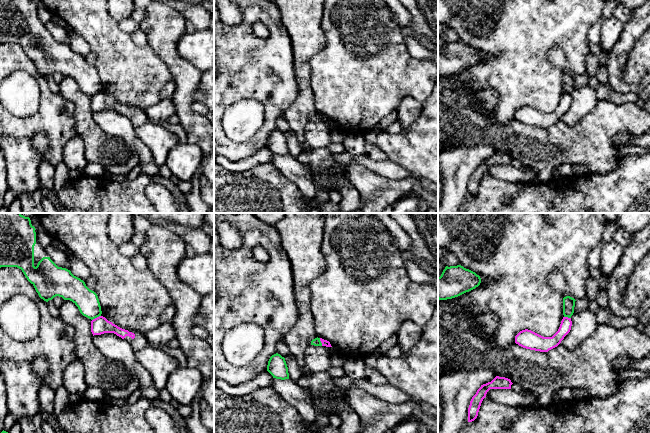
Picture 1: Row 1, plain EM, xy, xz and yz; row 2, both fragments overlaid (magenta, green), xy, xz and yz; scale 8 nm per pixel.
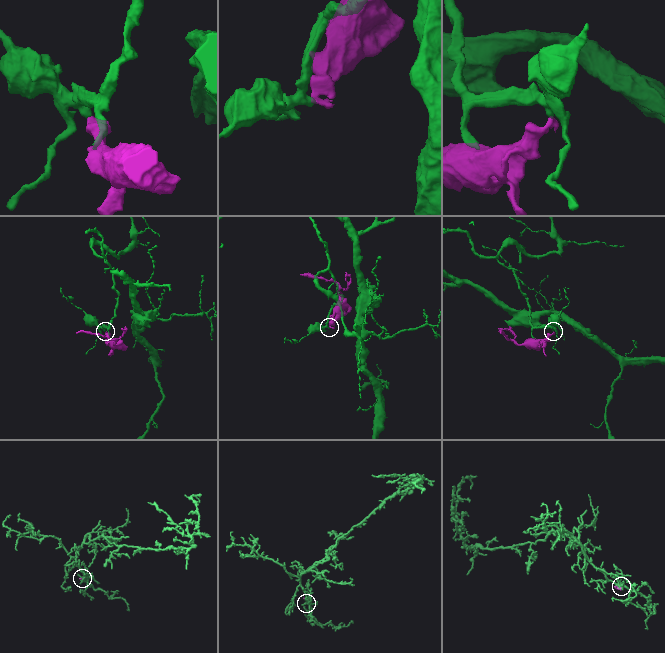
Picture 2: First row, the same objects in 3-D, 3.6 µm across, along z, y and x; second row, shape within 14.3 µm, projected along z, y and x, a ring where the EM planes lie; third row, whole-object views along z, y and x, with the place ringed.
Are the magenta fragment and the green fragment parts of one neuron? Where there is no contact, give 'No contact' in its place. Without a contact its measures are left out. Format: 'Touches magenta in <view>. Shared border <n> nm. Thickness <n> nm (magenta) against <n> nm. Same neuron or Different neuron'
Touches magenta in xy. Shared border 80 nm. Thickness 140 nm (magenta) against 180 nm. Different neuron

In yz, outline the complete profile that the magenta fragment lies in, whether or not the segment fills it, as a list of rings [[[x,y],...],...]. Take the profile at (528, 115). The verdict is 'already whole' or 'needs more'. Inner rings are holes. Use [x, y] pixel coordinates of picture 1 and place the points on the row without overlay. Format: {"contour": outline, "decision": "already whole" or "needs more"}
{"contour": [[[563,93],[558,107],[552,113],[543,113],[531,106],[525,105],[515,112],[515,119],[526,125],[548,128],[561,119],[570,108],[571,102],[571,94]]], "decision": "already whole"}

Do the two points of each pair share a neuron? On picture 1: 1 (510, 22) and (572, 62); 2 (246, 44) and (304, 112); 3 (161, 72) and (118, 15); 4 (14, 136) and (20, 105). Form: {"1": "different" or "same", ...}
{"1": "same", "2": "different", "3": "different", "4": "different"}

